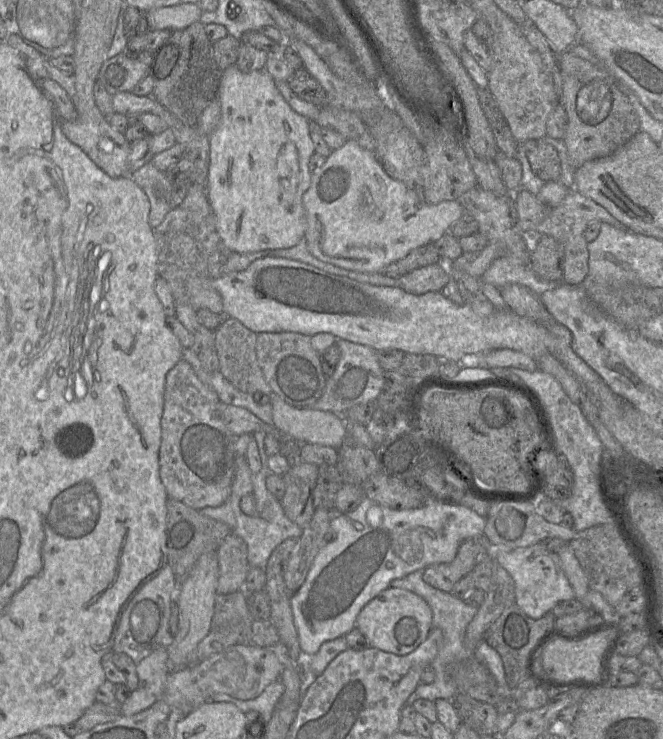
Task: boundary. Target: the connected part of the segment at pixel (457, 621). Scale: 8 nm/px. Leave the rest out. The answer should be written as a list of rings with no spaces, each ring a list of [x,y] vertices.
[[[416,570],[405,577],[394,579],[391,581],[389,587],[405,589],[422,597],[432,610],[433,627],[440,628],[443,632],[442,645],[431,663],[435,670],[434,681],[429,684],[421,682],[408,697],[406,705],[412,705],[414,701],[421,698],[430,701],[436,701],[437,699],[452,701],[458,692],[456,686],[449,680],[449,666],[469,657],[475,657],[475,647],[467,646],[465,633],[468,624],[474,618],[479,607],[469,606],[465,604],[463,599],[454,596],[452,593],[443,592],[430,586],[423,580],[423,570]]]

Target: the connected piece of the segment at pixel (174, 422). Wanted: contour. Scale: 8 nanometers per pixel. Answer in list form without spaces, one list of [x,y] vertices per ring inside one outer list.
[[[181,359],[167,373],[161,415],[159,474],[168,498],[181,501],[196,510],[221,506],[231,494],[235,474],[235,437],[218,417],[219,403],[217,393],[198,378],[187,361]]]

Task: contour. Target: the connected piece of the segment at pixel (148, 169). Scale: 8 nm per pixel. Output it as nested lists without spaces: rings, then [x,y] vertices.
[[[151,162],[128,174],[145,192],[150,202],[149,224],[154,229],[171,210],[172,183],[165,172]]]

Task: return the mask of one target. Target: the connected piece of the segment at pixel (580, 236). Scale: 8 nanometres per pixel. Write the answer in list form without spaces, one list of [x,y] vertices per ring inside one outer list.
[[[575,188],[565,196],[563,201],[551,208],[549,215],[539,224],[537,233],[554,237],[561,243],[564,249],[564,275],[563,283],[569,285],[579,285],[586,278],[589,271],[589,252],[587,241],[584,237],[586,228],[595,222],[604,222],[623,231],[629,231],[628,228],[613,217],[604,207],[597,204],[590,198],[579,194]]]

